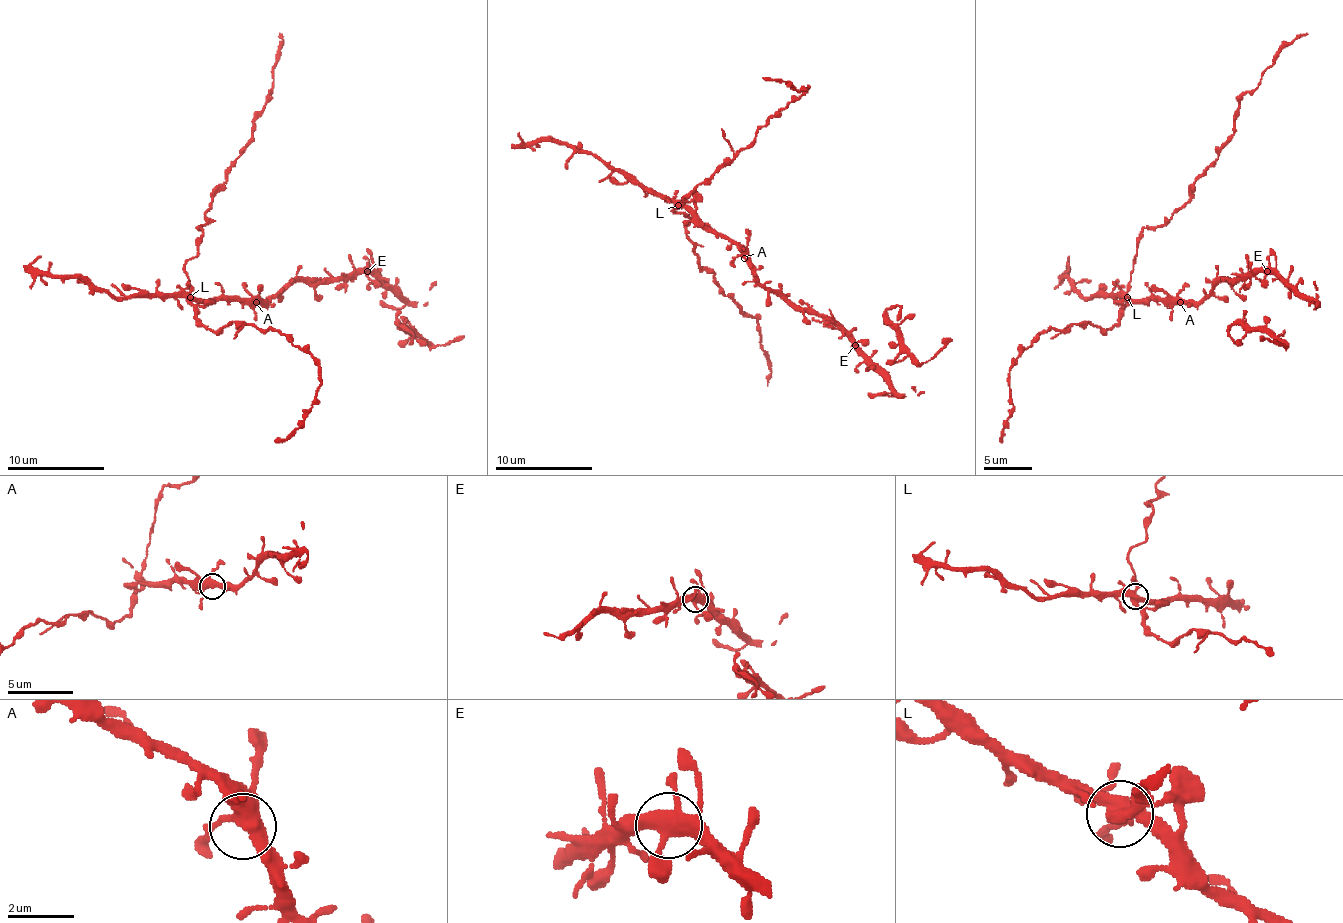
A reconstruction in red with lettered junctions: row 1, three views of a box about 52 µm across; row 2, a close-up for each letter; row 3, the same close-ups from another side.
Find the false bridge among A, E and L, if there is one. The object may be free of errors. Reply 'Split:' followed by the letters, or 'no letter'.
Split: L

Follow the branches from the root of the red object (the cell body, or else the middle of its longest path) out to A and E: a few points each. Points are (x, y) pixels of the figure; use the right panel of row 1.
A: (1133, 300), (1180, 302)
E: (1133, 300), (1199, 302), (1221, 281), (1245, 281), (1260, 271), (1267, 271)

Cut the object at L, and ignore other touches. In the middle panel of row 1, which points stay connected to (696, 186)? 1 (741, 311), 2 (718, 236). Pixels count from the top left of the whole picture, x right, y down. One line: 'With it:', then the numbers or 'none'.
With it: 1

